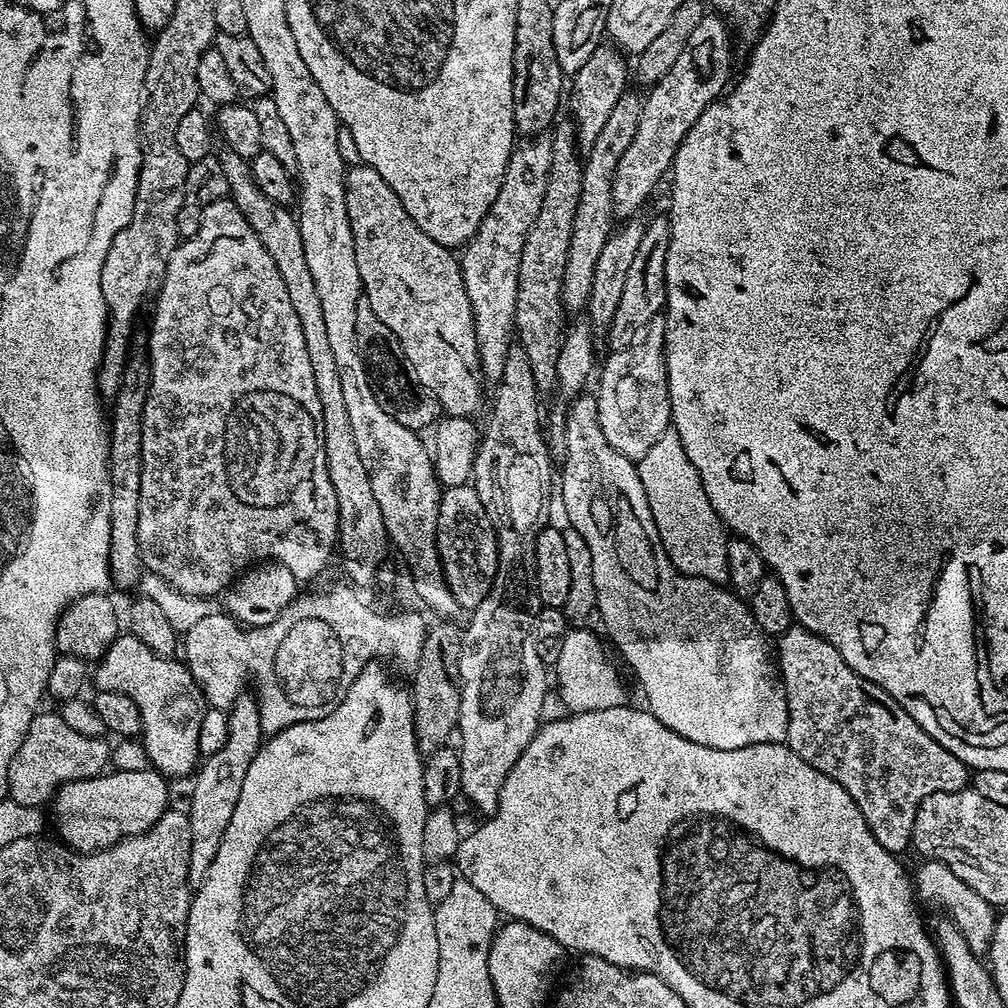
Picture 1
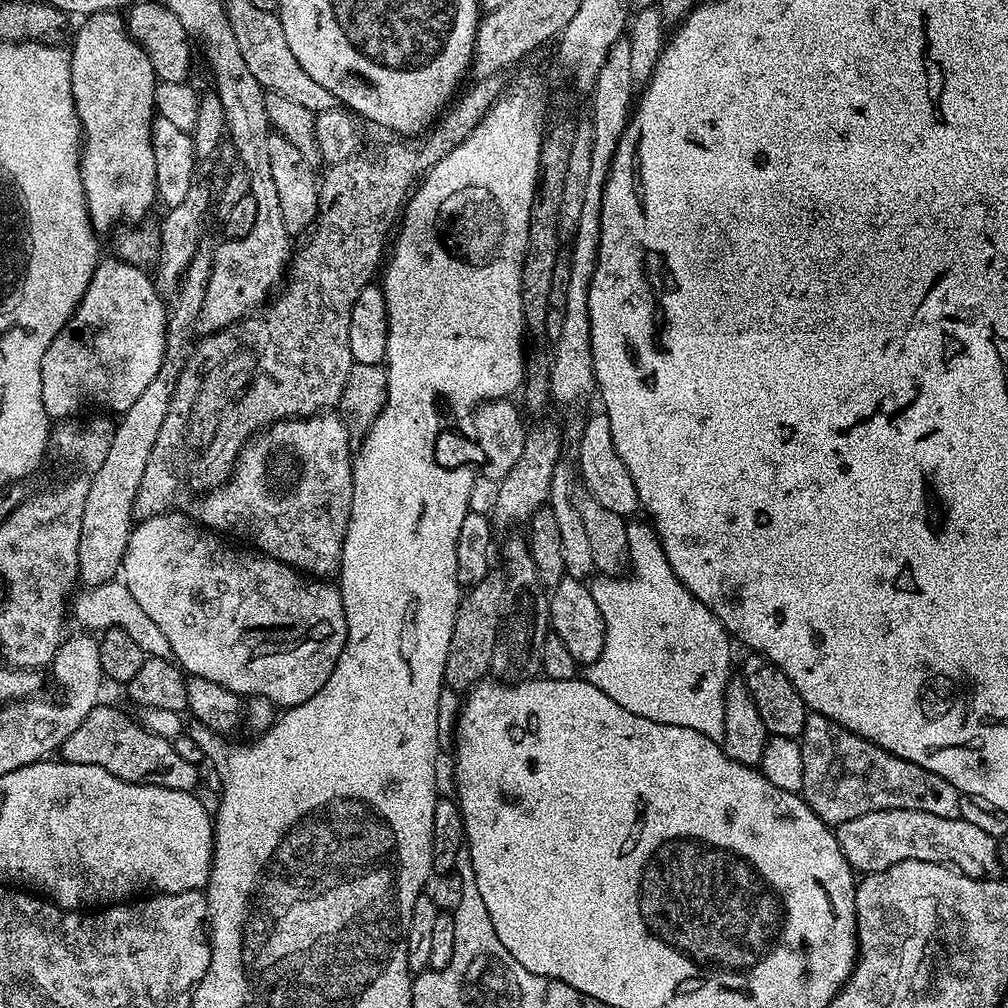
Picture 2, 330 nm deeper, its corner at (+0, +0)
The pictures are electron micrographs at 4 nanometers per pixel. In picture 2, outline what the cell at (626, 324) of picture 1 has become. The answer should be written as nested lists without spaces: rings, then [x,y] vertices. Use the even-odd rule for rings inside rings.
[[[559,423],[540,424],[537,428],[527,429],[522,458],[518,458],[518,462],[515,462],[498,486],[498,503],[494,505],[494,510],[490,514],[493,525],[520,523],[523,525],[547,503],[554,466],[561,459],[561,429]]]

